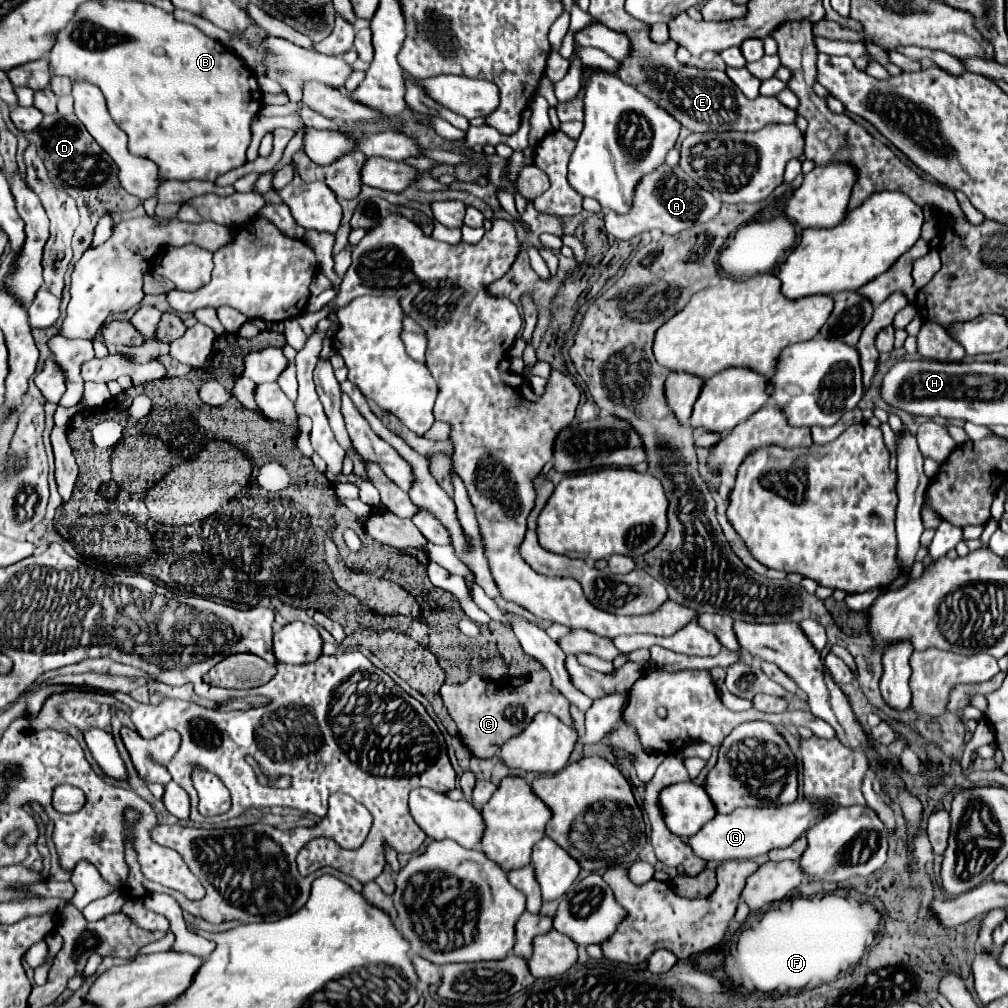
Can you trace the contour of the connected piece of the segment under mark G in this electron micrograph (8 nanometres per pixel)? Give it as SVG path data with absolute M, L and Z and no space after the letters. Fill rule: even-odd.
M804 797L796 799L790 805L780 807L746 807L734 809L728 815L712 817L698 833L686 837L684 843L694 851L696 857L704 861L728 861L728 859L752 859L764 855L778 847L788 847L794 839L806 833L810 823L822 815L820 807L812 807L812 803L804 803Z

